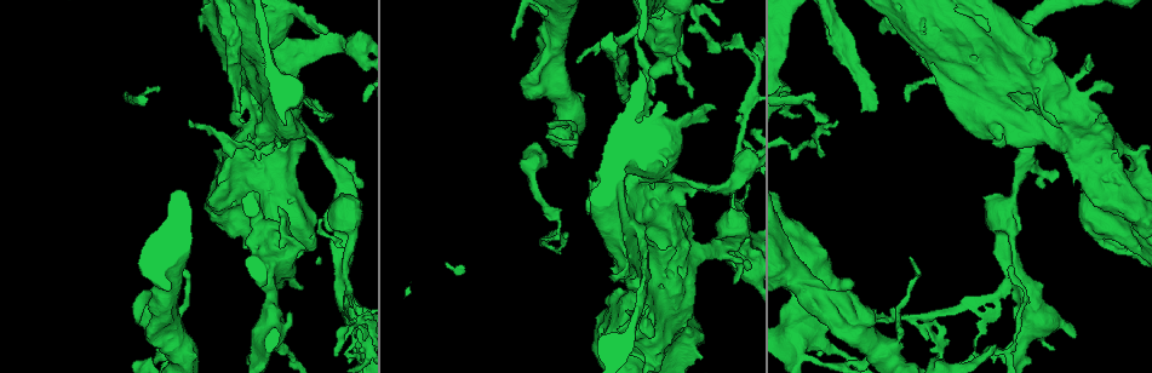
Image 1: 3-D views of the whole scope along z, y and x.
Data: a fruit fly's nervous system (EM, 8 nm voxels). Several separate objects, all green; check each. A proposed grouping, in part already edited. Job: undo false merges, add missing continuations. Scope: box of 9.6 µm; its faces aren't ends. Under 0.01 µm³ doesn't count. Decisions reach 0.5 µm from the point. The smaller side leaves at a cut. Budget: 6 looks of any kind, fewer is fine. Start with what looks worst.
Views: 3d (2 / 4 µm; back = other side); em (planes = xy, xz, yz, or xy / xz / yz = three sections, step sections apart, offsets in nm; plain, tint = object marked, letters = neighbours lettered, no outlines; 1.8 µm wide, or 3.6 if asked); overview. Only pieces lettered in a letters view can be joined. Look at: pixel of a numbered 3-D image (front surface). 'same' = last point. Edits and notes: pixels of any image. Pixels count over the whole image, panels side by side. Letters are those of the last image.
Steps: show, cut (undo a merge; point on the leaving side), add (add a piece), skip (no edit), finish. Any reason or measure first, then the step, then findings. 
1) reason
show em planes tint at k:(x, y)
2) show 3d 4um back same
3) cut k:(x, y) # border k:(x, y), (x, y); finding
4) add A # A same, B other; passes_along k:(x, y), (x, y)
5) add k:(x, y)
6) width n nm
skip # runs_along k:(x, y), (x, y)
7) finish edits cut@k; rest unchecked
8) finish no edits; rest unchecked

calibre changes
show em planes letters at 1:(628, 152)

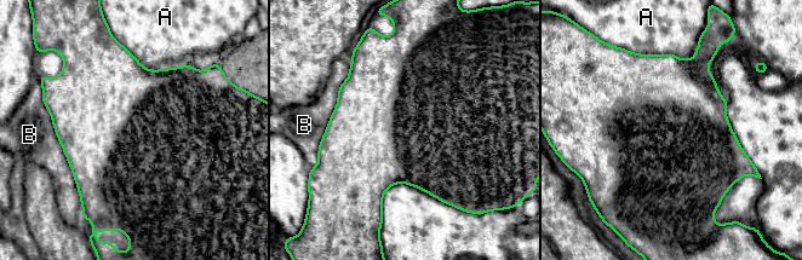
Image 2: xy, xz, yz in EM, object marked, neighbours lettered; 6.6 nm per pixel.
width 1000 nm
skip # A other, B other; border 2:(697, 47), (692, 58), (637, 53); all the same neuron

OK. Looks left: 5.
calibre changes
show 3d 4um back at 1:(638, 359)

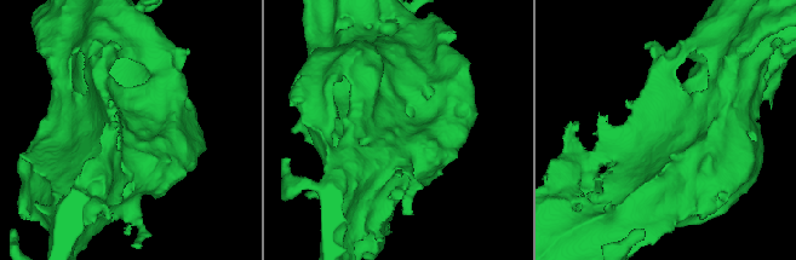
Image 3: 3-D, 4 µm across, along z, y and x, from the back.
show em 3.6um planes tint at 3:(131, 137)

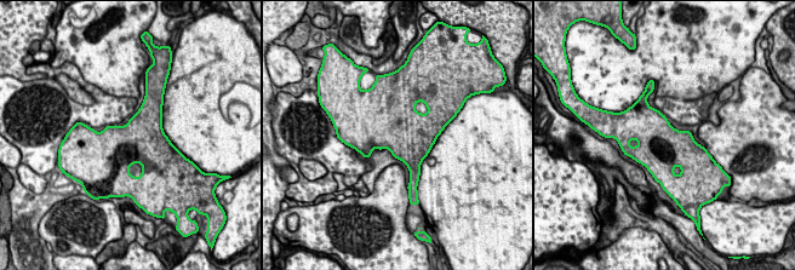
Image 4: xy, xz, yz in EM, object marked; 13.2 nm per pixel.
show em 3.6um planes letters same

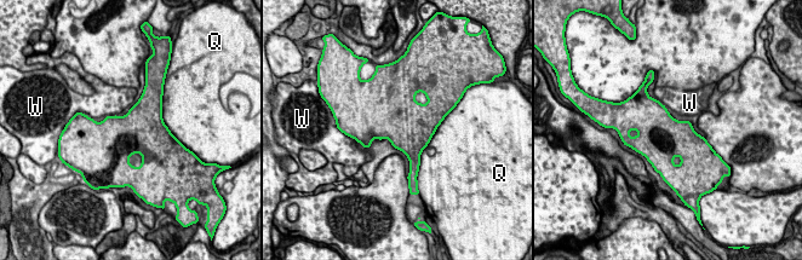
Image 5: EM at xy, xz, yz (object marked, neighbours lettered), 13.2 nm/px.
skip # Q other, W other; border 5:(116, 114), (107, 116); all the same neuron

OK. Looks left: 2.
thin end
show 3d 2um at 1:(718, 26)

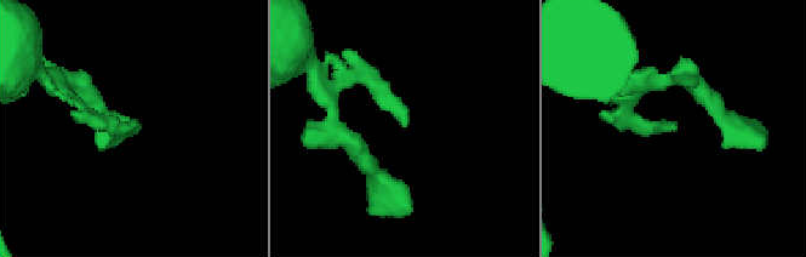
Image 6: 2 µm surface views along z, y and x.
now the EM
show em planes letters at 6:(672, 123)

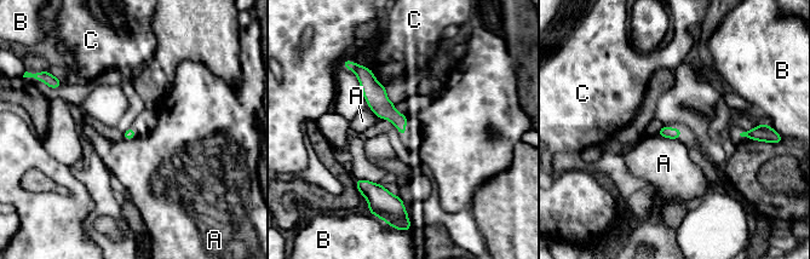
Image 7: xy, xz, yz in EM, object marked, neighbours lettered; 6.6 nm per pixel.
longest_contact A 140 nm
skip # A other, B other, C other; border 7:(658, 133), (677, 139); none of them fits

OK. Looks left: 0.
finish no edits; rest unchecked

